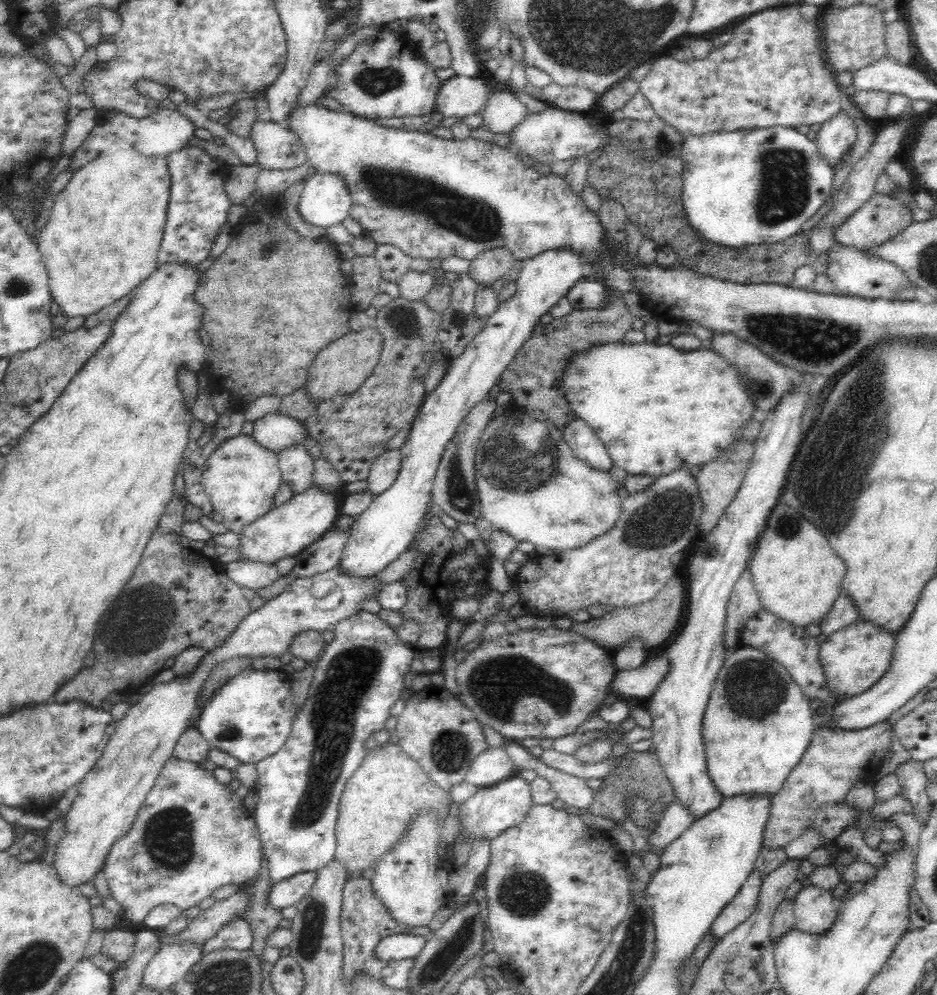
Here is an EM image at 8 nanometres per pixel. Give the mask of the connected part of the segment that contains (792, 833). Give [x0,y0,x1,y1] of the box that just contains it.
[762,721,895,850]

